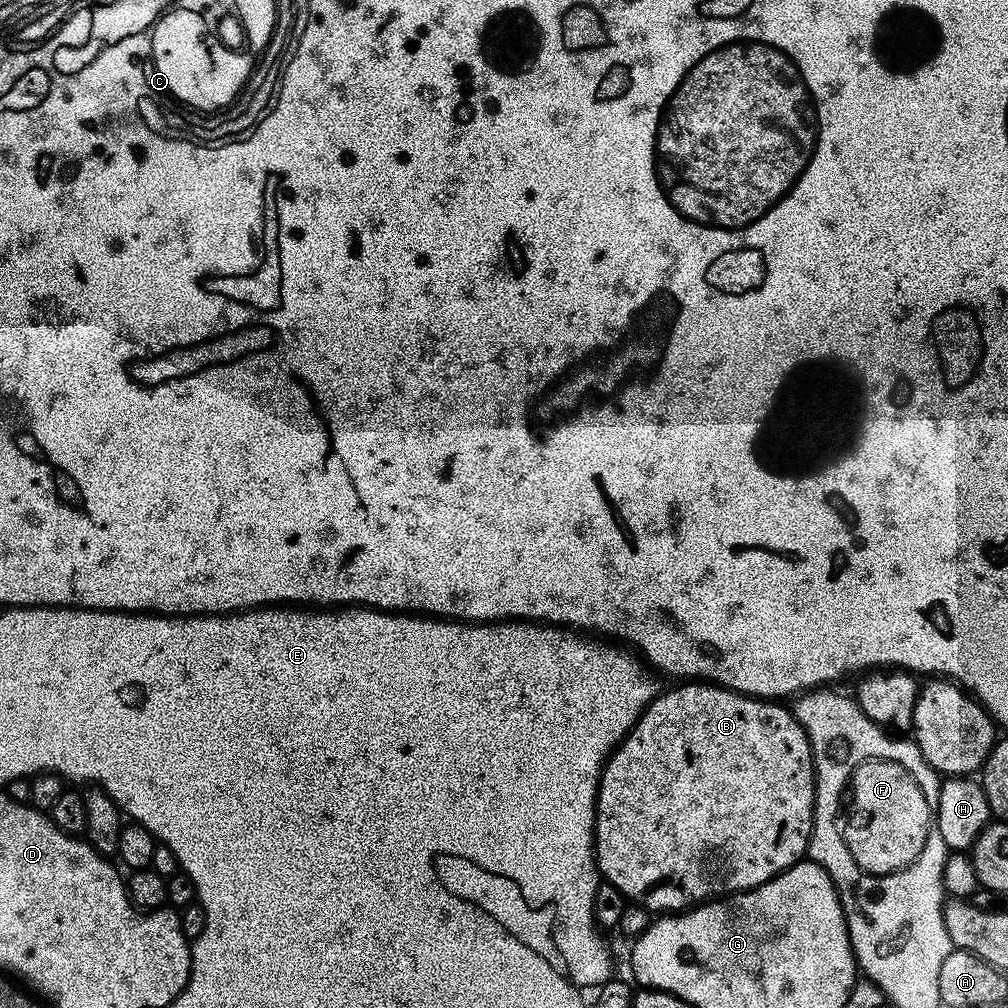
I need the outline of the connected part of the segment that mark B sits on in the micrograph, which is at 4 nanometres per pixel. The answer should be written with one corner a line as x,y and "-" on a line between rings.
680,682
669,692
661,691
648,703
639,722
629,730
624,741
613,748
600,772
600,785
596,791
596,870
607,883
622,893
625,901
641,904
653,914
675,914
713,898
746,892
779,872
805,859
808,839
812,833
816,771
812,769
812,751
806,730
792,716
783,703
772,698
743,696
729,688
707,682

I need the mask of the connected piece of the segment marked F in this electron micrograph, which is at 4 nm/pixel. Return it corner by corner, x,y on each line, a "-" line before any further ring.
867,760
855,768
850,781
852,802
842,838
855,864
877,878
899,873
927,847
932,832
932,809
916,779
893,760

